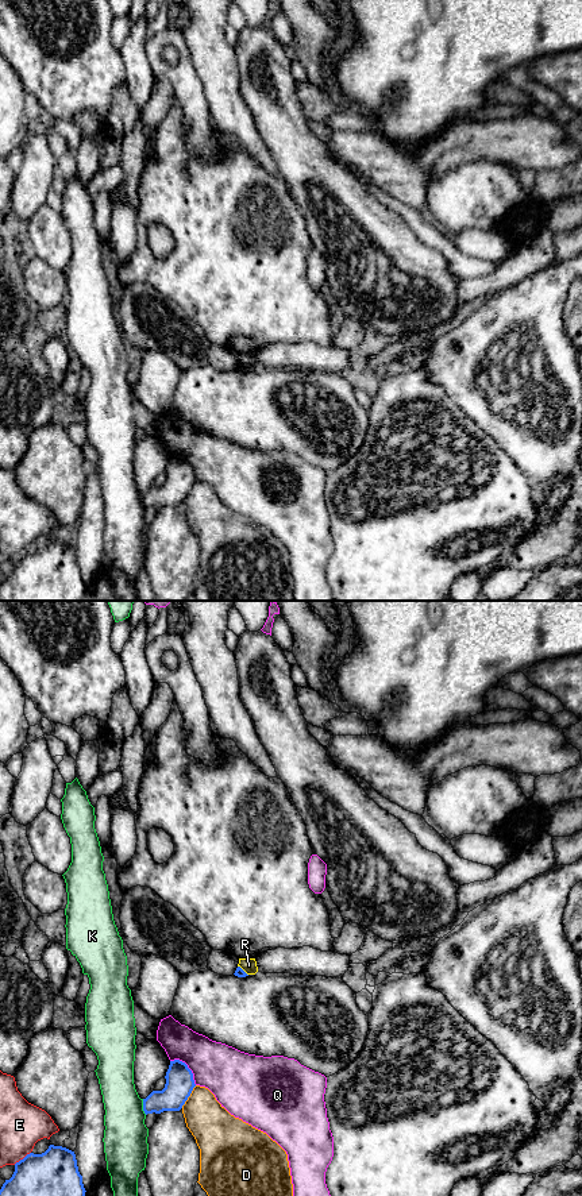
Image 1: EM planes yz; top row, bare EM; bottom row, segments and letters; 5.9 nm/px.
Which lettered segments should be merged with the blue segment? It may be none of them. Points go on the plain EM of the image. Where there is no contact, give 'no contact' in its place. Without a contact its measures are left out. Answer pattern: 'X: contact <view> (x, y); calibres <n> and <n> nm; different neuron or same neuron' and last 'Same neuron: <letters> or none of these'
D: contact yz (189, 490); calibres 170 and 260 nm; different neuron
E: contact yz (23, 554); calibres 460 and 280 nm; different neuron
K: contact yz (143, 502); calibres 160 and 260 nm; different neuron
Q: contact yz (187, 462); calibres 170 and 300 nm; different neuron
R: contact yz (243, 366); calibres 60 and 90 nm; different neuron
Same neuron: none of these

